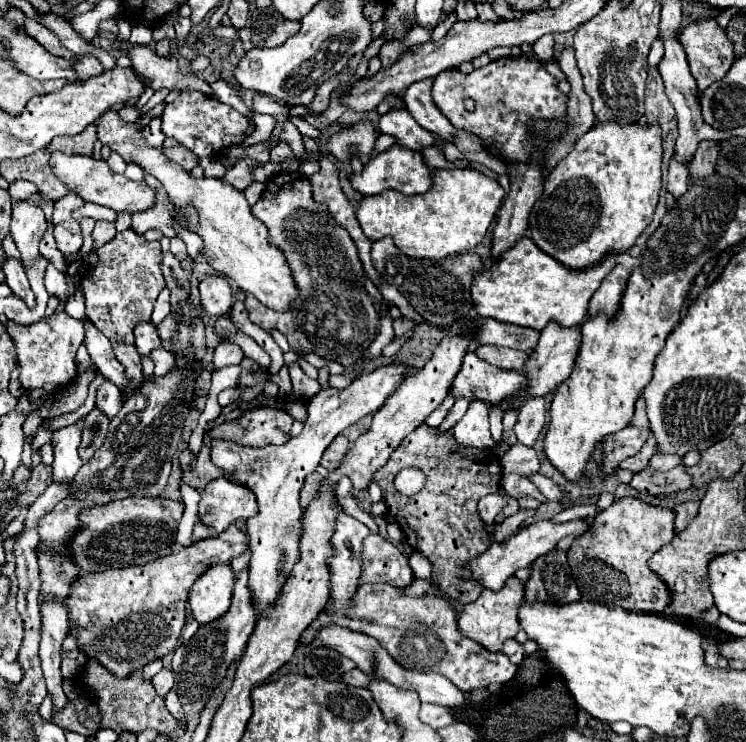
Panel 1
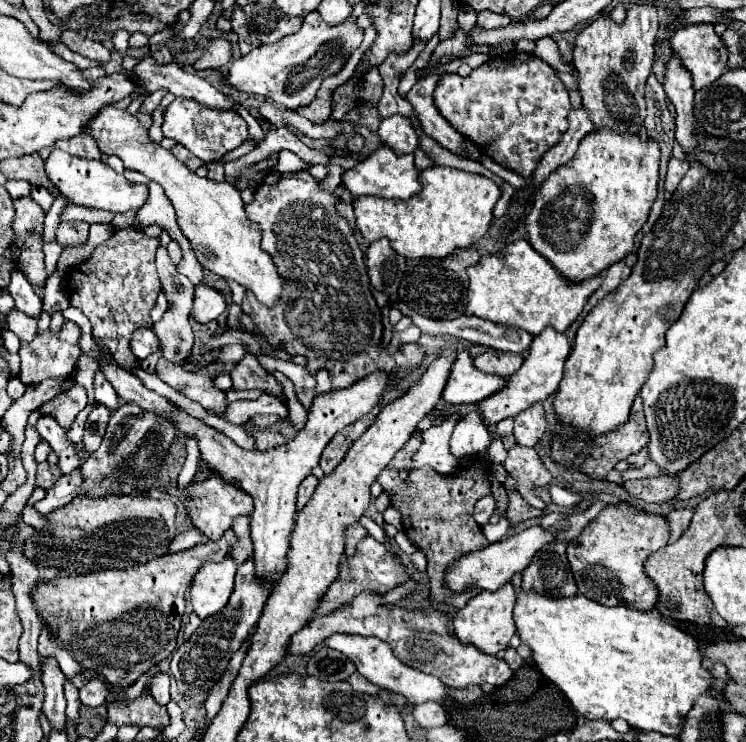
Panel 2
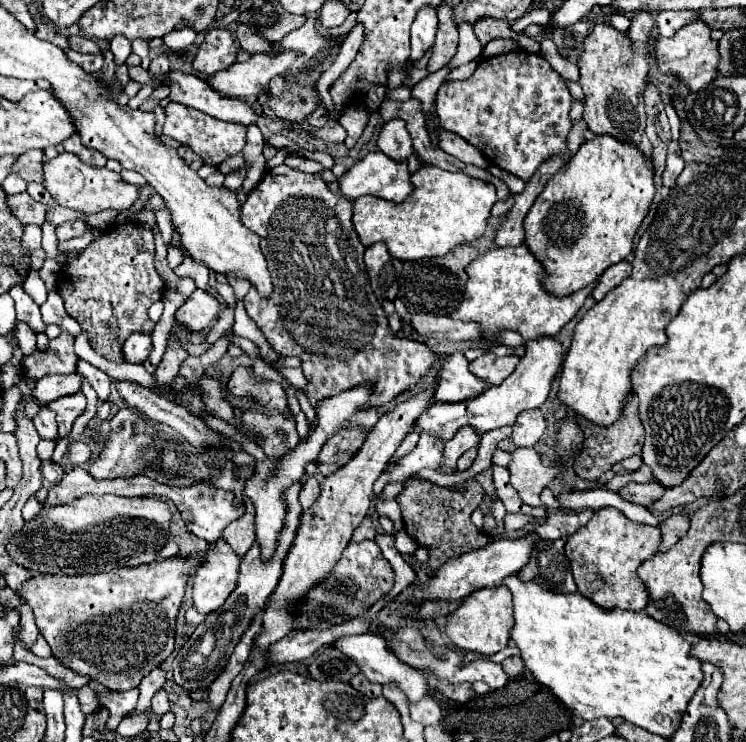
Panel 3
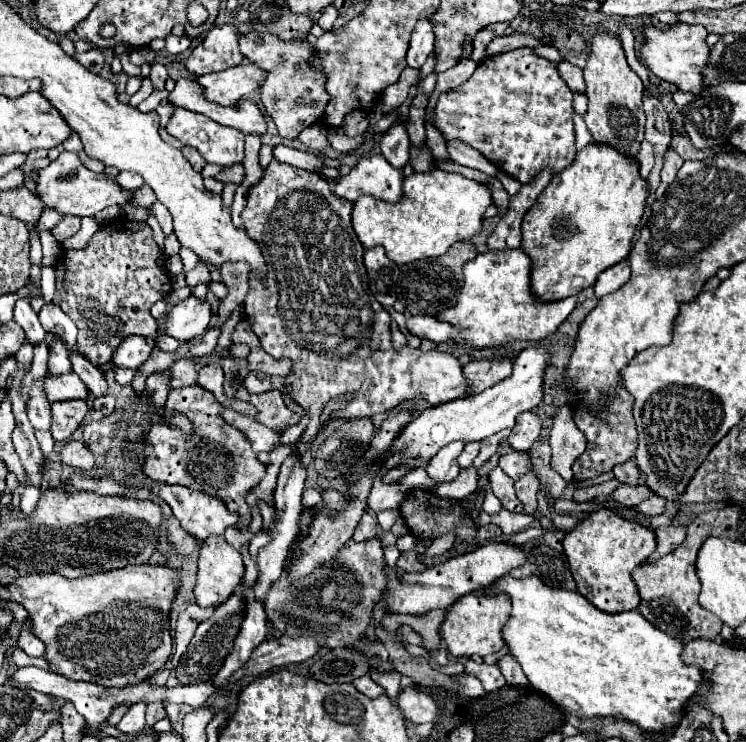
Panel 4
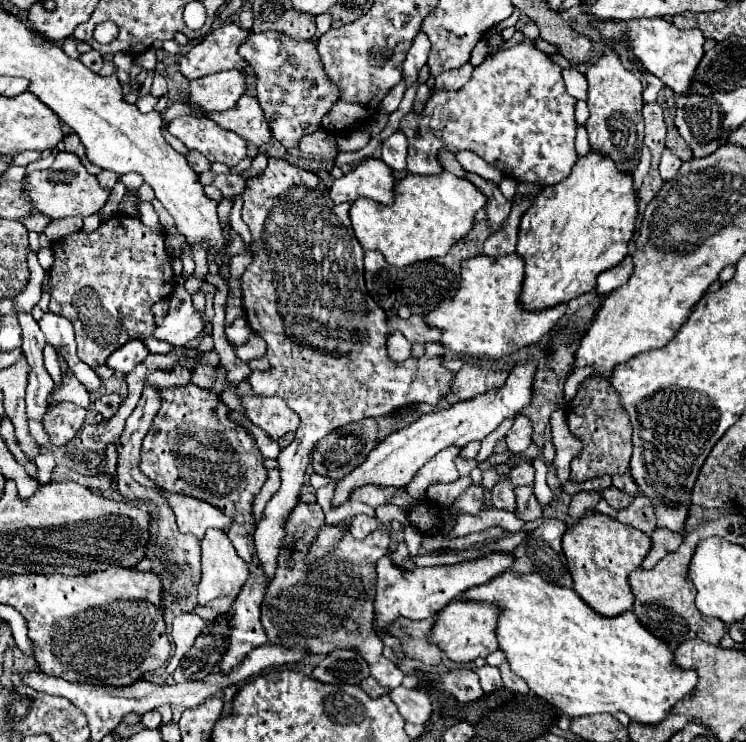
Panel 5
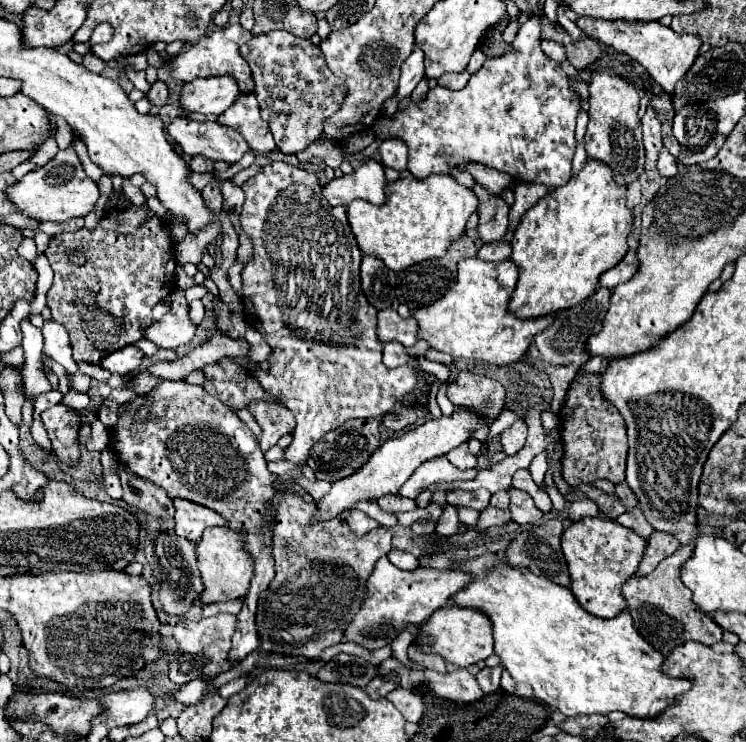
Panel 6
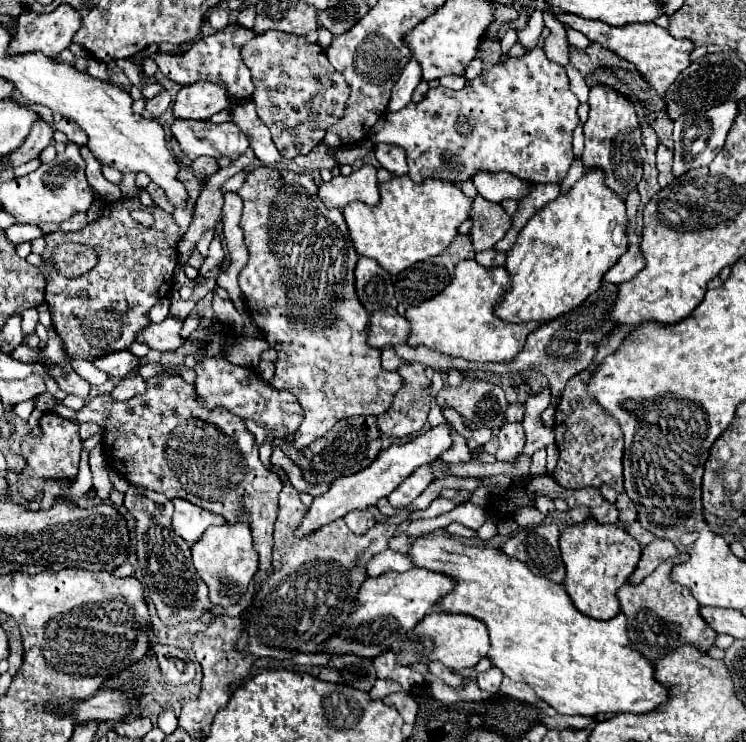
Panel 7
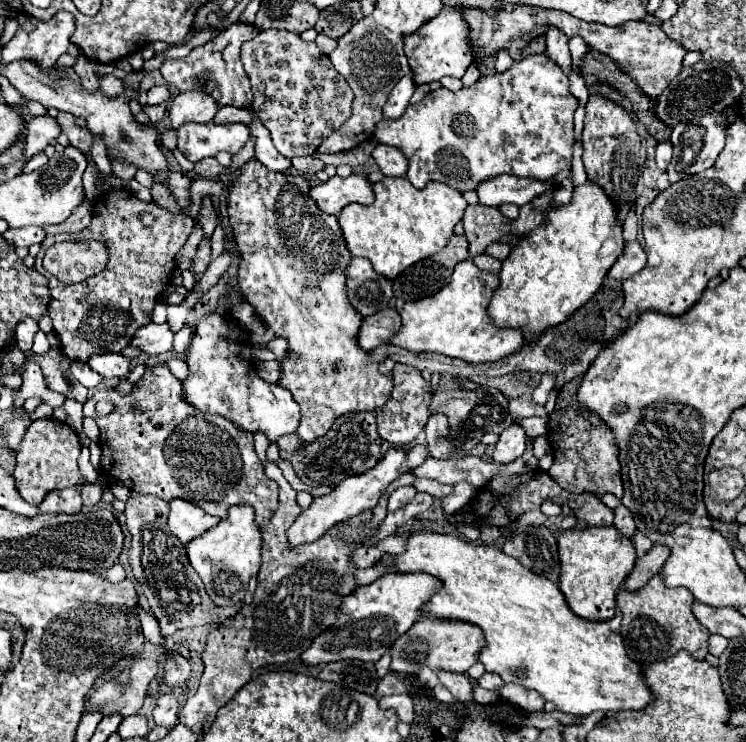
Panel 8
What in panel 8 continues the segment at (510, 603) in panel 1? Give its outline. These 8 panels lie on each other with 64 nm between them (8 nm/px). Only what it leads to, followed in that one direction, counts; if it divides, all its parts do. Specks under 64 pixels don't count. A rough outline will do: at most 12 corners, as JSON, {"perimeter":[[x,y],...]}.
{"perimeter":[[422,616],[392,646],[390,668],[466,672],[480,658],[476,624]]}

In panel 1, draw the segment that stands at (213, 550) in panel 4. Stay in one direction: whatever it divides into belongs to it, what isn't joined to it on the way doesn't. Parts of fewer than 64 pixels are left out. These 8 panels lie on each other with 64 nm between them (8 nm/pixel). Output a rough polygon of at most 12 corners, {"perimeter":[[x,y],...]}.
{"perimeter":[[230,564],[202,574],[188,596],[198,624],[214,622],[230,606]]}

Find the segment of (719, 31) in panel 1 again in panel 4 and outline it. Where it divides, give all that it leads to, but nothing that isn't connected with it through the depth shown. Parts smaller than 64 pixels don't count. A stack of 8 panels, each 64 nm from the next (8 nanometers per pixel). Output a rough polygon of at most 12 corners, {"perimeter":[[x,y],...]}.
{"perimeter":[[646,26],[640,58],[684,92],[704,88],[708,32]]}

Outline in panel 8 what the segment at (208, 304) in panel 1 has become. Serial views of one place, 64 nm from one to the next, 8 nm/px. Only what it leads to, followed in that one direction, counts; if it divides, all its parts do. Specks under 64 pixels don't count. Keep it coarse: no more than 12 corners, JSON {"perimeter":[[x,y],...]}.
{"perimeter":[[168,324],[136,330],[130,344],[150,356],[170,352]]}

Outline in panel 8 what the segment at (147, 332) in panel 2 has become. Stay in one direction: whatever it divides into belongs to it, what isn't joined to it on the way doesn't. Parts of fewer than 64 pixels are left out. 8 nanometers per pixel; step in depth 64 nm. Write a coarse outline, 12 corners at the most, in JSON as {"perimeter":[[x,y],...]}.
{"perimeter":[[94,354],[88,366],[106,380],[120,380],[130,372],[124,354]]}

